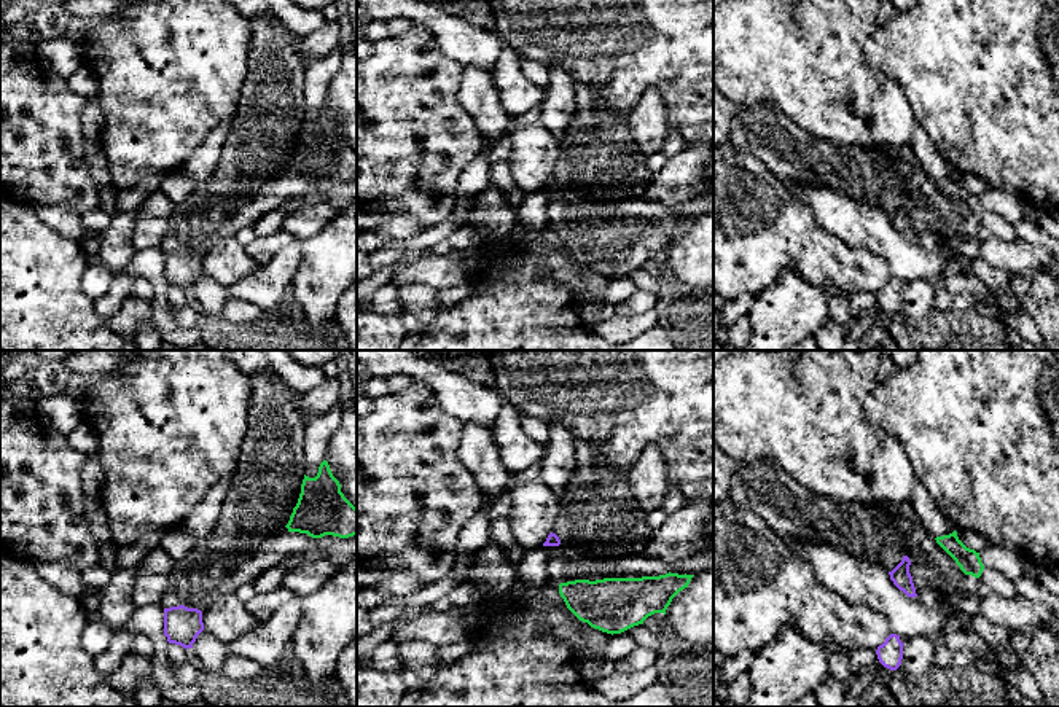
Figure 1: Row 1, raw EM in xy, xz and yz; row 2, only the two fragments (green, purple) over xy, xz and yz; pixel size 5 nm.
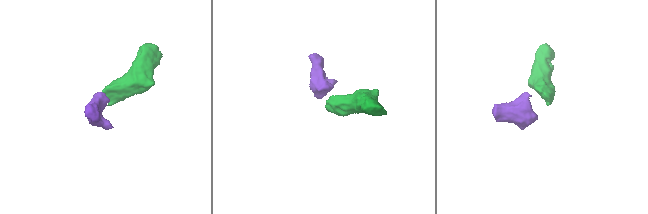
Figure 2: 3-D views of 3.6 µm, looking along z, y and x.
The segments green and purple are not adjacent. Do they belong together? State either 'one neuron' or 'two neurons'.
one neuron

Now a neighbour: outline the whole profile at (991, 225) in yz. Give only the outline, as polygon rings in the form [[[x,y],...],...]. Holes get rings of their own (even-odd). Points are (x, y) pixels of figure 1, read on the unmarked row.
[[[984,212],[979,220],[979,240],[989,239],[989,237],[998,237],[1005,242],[1011,242],[1018,239],[1018,234],[1014,231],[1014,226],[1006,221],[1002,215]]]

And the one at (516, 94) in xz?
[[[503,45],[494,64],[492,76],[500,105],[510,118],[541,105],[545,91],[526,78],[521,56],[511,46]]]

